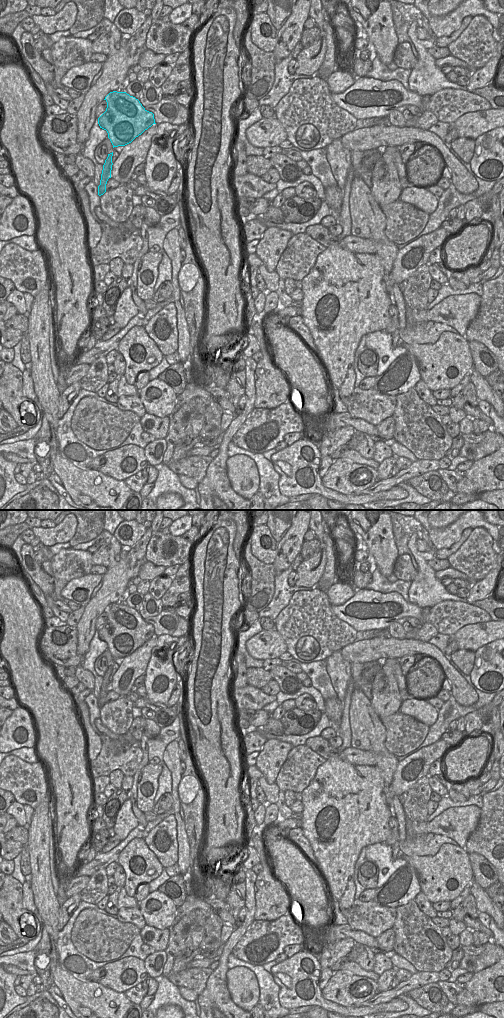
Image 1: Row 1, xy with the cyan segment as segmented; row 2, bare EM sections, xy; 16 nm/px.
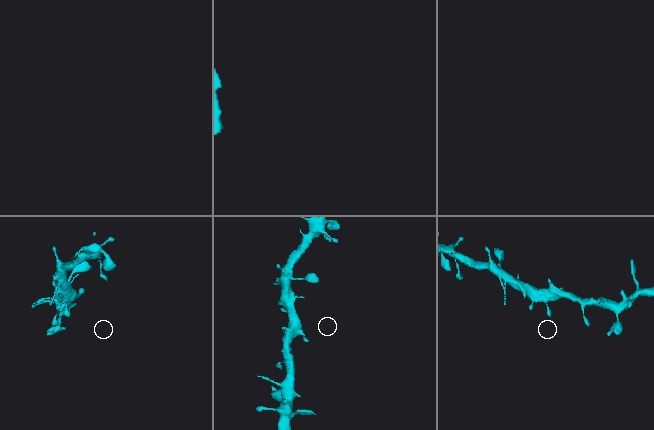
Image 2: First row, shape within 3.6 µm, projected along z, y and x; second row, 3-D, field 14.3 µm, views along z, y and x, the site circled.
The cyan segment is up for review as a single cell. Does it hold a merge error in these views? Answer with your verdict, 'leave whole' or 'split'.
leave whole

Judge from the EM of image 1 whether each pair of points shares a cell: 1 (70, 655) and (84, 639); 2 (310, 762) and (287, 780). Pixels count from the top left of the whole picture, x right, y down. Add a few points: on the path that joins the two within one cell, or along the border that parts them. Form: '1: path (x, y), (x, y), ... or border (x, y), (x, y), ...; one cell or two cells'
1: border (75, 627), (77, 632), (76, 653), (83, 656); two cells
2: path (304, 764), (293, 775); one cell

